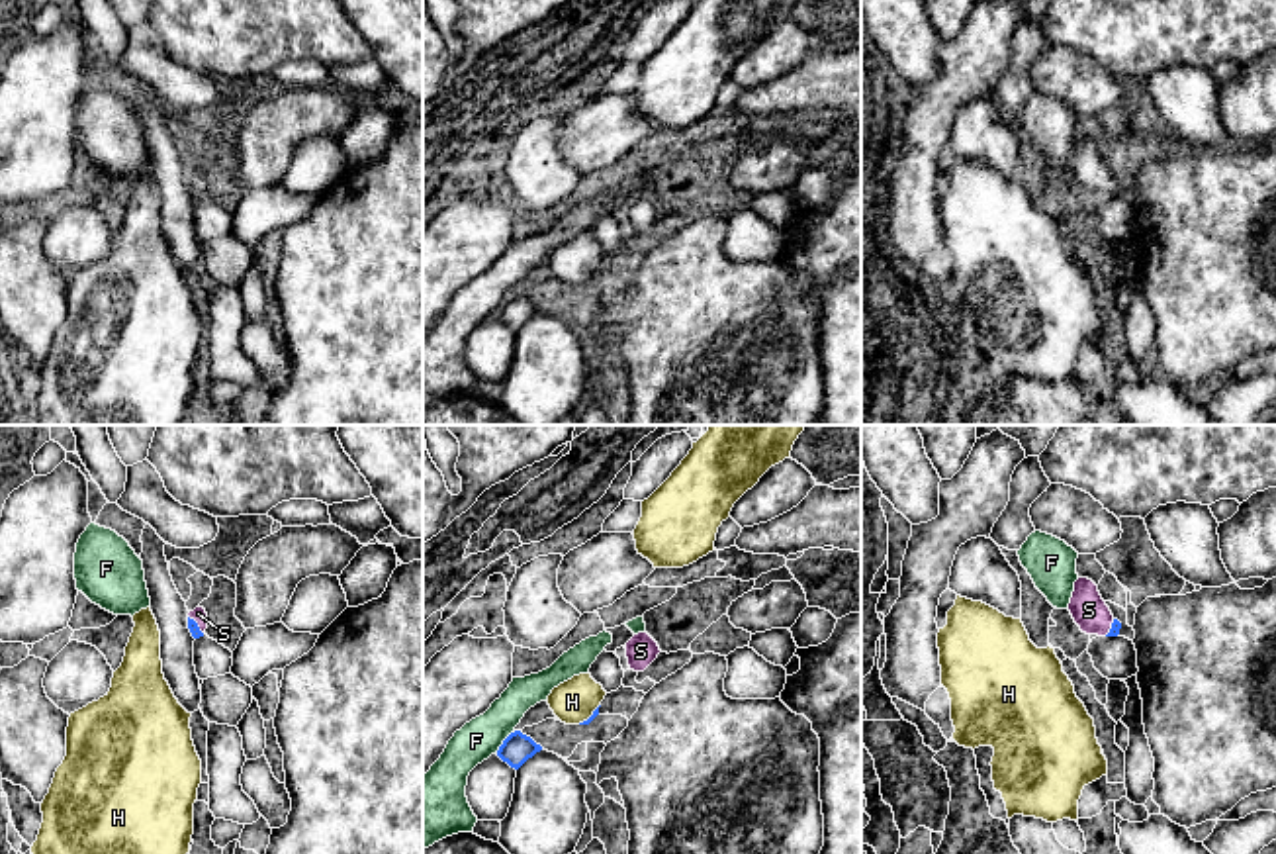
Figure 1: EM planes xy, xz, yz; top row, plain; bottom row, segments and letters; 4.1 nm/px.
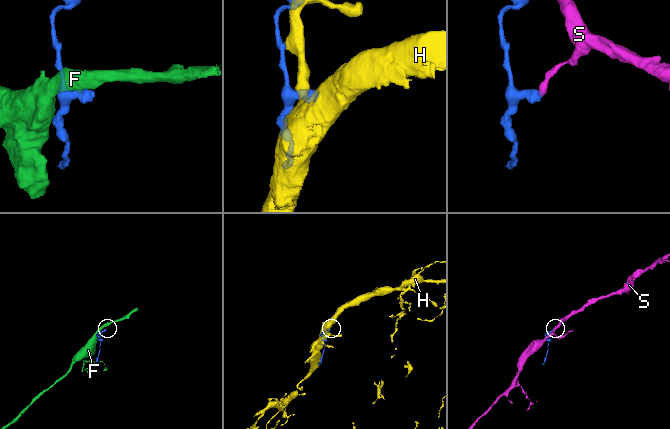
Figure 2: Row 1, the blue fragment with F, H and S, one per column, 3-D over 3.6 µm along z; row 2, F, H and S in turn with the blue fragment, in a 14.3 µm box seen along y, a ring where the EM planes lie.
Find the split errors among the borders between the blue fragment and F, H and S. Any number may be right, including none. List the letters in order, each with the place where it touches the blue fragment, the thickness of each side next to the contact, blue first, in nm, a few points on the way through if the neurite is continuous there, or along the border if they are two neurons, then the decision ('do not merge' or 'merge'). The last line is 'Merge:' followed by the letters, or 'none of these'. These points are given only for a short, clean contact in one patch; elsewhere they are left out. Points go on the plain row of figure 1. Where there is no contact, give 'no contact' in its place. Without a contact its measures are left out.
F: meets blue in xz at (503, 302); 120 nm thick on the blue side, 170 nm on the other; border along xz (515, 292), (496, 314); do not merge
H: meets blue in xz at (592, 277); 20 nm thick on the blue side, 180 nm on the other; do not merge
S: meets blue in xy at (196, 187); 50 nm thick on the blue side, 60 nm on the other; runs through xy (192, 187), (196, 187), (198, 175); merge
Merge: S

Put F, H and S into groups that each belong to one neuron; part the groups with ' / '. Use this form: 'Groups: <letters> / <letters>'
Groups: F / H / S

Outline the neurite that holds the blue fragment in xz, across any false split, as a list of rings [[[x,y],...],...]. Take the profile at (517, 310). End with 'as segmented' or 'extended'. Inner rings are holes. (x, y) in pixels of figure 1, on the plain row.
[[[521,292],[511,294],[497,311],[497,317],[511,329],[519,331],[528,319],[540,313],[542,308]]] | as segmented

